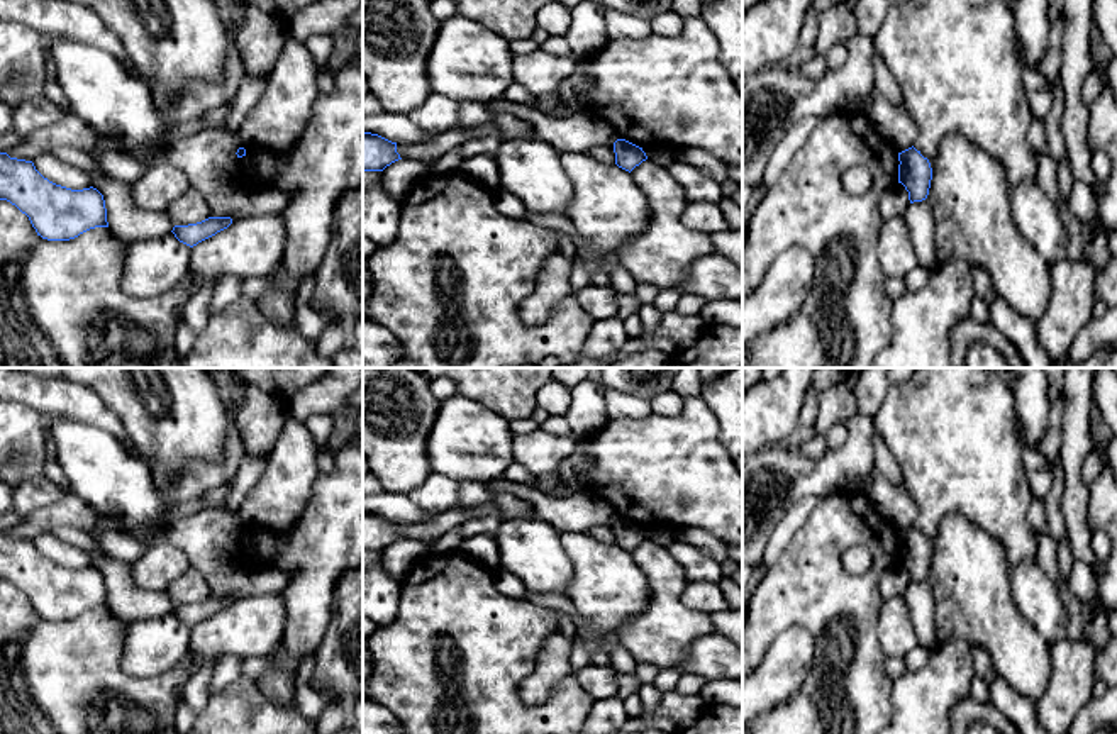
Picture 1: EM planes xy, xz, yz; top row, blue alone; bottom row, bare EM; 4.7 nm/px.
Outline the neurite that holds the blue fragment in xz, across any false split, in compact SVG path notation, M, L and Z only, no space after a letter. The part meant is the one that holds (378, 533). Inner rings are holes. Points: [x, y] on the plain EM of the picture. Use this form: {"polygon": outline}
{"polygon": "M363 512L363 551L383 551L392 542L402 539L397 522L378 514Z"}

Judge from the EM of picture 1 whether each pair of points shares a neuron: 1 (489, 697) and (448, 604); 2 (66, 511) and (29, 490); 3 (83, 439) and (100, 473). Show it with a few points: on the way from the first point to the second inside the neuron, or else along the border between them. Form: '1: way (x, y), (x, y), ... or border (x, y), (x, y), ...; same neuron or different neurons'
1: way (466, 673), (466, 660), (456, 641), (455, 628); same neuron
2: border (72, 490), (24, 517); different neurons
3: way (83, 448), (97, 465); same neuron

